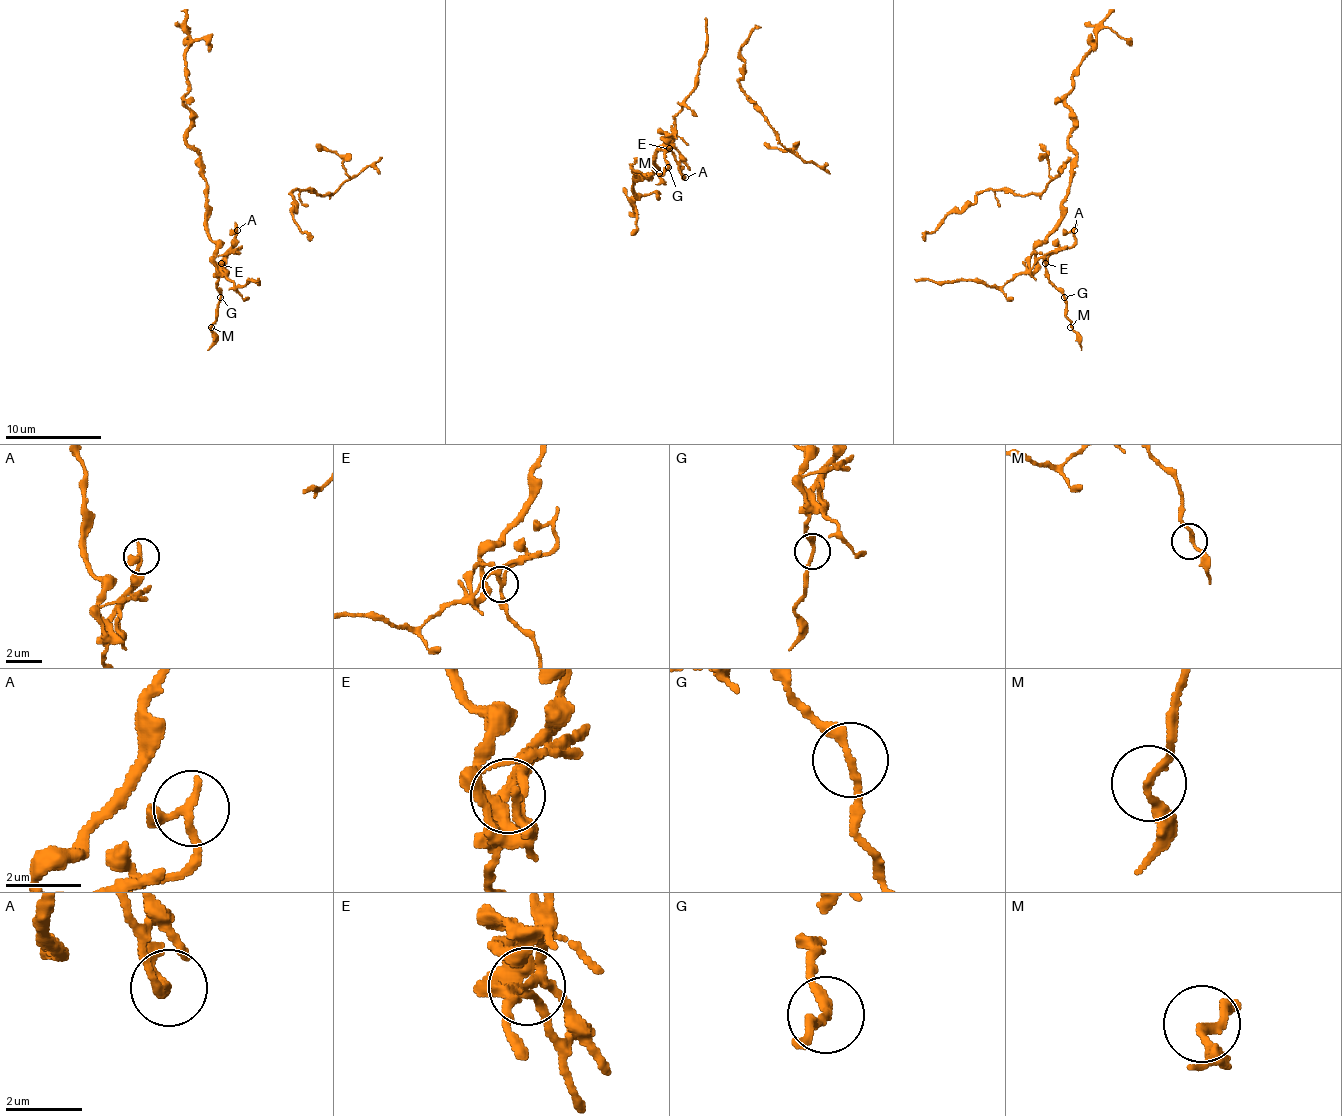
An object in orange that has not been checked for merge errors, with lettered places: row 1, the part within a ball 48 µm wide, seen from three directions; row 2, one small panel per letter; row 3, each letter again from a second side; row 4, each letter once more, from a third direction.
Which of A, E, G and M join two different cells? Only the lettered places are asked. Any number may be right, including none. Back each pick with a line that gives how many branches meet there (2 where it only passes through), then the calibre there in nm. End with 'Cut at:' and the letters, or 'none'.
E: branches 4; calibre 190 nm
Cut at: E

